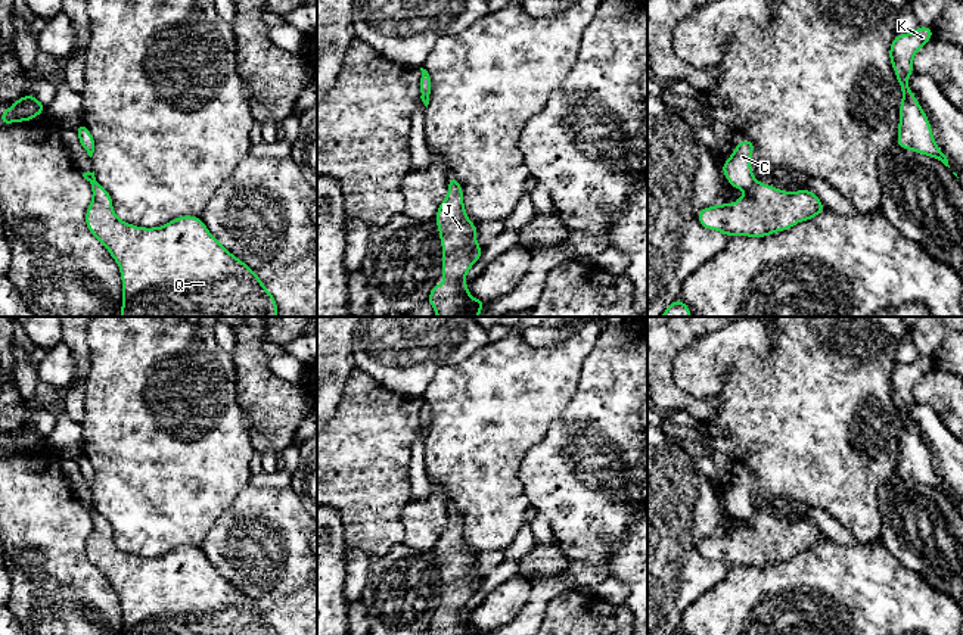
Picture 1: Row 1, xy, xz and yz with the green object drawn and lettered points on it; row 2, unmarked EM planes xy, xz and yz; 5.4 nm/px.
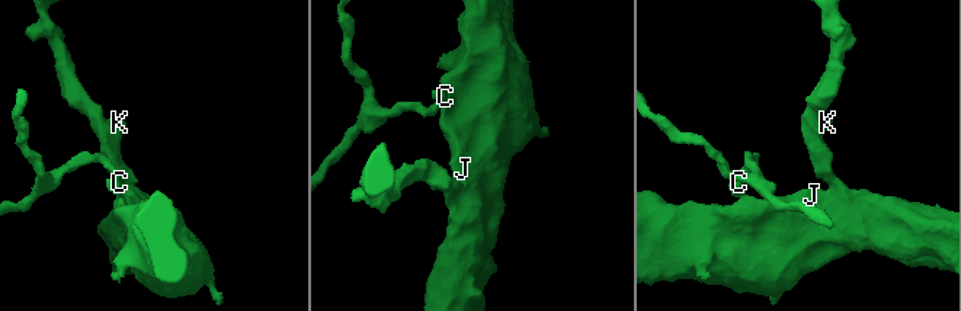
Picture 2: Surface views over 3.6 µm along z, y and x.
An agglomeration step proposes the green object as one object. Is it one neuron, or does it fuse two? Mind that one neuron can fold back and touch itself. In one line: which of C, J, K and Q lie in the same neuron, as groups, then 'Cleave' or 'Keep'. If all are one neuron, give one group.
Groups: C / J K Q. Cleave

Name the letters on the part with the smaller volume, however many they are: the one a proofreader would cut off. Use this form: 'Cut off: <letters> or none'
Cut off: C

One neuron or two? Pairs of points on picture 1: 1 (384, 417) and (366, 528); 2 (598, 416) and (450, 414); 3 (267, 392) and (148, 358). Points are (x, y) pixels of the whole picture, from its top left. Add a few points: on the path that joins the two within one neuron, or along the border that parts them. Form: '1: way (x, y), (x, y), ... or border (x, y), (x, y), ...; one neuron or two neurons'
1: way (370, 445), (370, 500); one neuron
2: border (578, 386), (565, 410), (537, 442); two neurons
3: border (230, 355), (236, 373), (238, 402), (251, 416); two neurons

